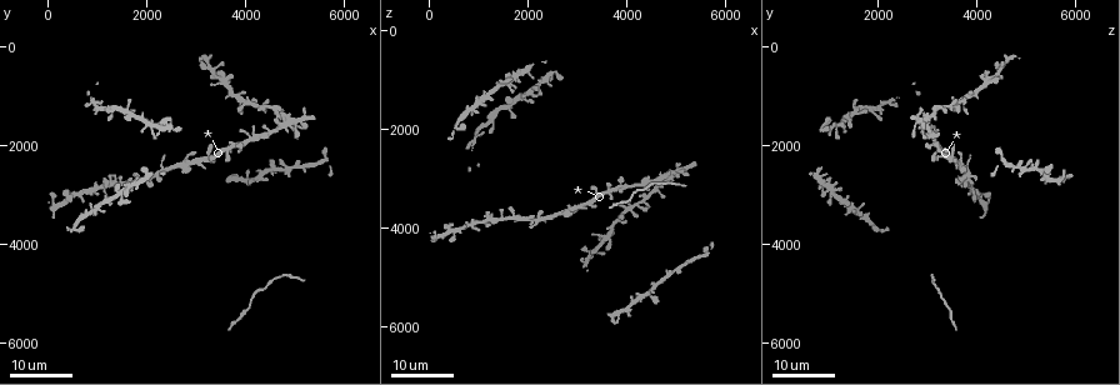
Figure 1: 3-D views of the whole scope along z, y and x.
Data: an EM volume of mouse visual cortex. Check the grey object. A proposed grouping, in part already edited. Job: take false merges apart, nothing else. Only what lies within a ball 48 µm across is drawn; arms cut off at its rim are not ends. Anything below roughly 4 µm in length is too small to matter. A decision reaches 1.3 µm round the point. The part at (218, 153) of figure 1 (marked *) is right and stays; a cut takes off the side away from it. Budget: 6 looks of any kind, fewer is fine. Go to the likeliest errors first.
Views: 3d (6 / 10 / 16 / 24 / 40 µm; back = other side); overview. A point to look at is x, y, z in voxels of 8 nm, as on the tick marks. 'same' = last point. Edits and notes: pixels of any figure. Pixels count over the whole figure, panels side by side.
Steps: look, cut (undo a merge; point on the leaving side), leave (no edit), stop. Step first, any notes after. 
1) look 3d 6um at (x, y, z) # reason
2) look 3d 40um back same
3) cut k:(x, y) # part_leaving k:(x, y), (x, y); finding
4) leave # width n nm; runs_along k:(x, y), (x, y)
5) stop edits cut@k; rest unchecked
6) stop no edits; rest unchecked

look 3d 24um at (4850, 1600, 2900)

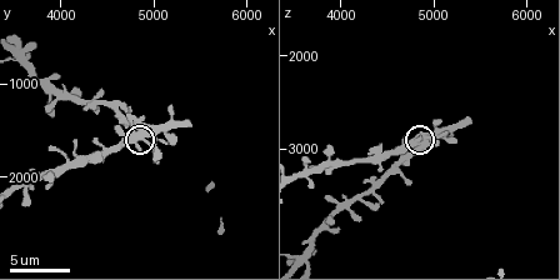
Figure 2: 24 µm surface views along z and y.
look 3d 6um at (4900, 1550, 2850)

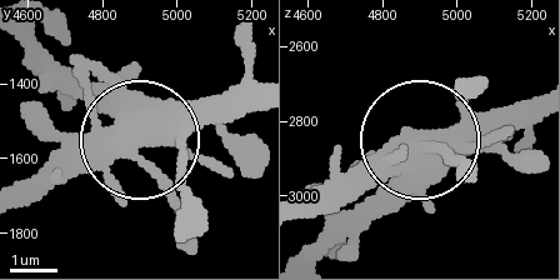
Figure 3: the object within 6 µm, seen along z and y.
leave # width 420 nm; one neuron here

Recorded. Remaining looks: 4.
look 3d 24um at (1500, 2750, 3750) # two arms at a narrow angle

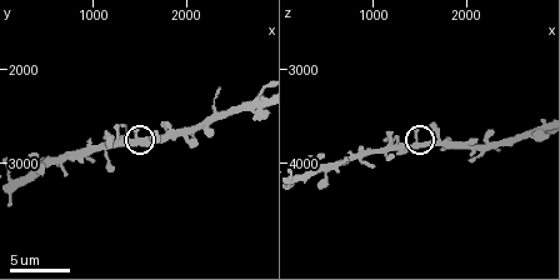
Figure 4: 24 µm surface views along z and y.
look 3d 6um at (1450, 2700, 3750) # zoom in

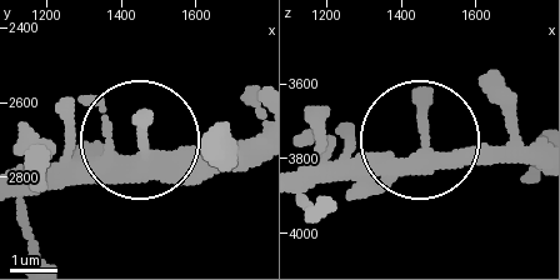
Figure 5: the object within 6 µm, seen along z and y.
leave # runs_along 5:(249, 139), (94, 155), (74, 143), (70, 99); one neuron here

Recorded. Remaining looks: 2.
look 3d 10um at (4600, 1250, 3250) # arms part here

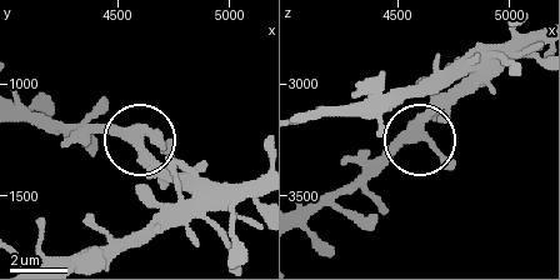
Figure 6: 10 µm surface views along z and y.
leave # arms 3; all the same neuron

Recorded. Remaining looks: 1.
stop no edits; rest unchecked

